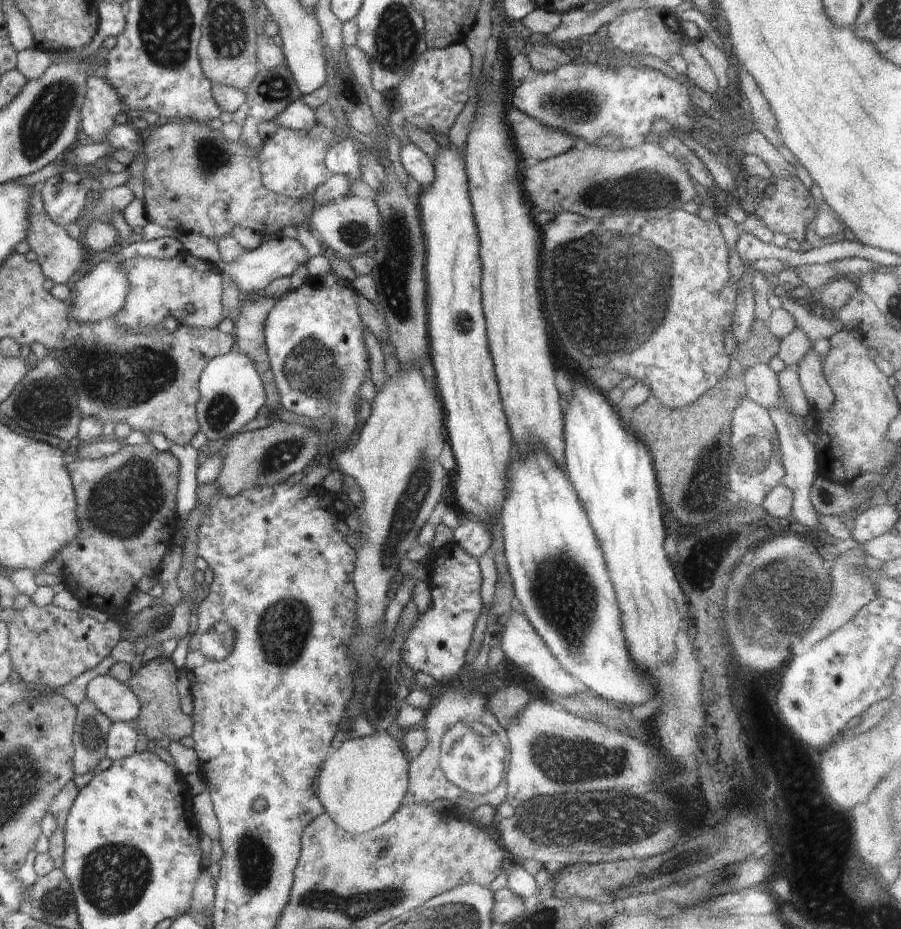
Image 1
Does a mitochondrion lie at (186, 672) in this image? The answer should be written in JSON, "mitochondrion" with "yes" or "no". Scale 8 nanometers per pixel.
{"mitochondrion":"no"}

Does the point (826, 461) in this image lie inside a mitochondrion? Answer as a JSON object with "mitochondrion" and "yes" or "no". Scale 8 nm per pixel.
{"mitochondrion":"no"}

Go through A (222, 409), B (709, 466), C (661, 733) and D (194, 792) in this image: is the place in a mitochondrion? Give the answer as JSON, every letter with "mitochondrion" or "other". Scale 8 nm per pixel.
{"A":"mitochondrion","B":"mitochondrion","C":"other","D":"other"}

